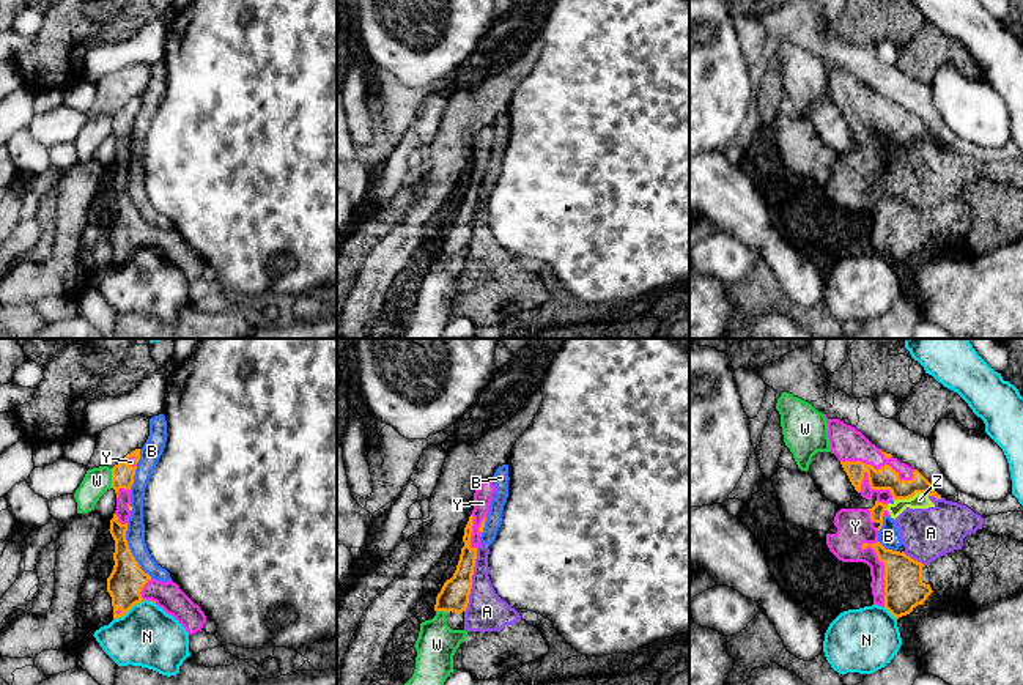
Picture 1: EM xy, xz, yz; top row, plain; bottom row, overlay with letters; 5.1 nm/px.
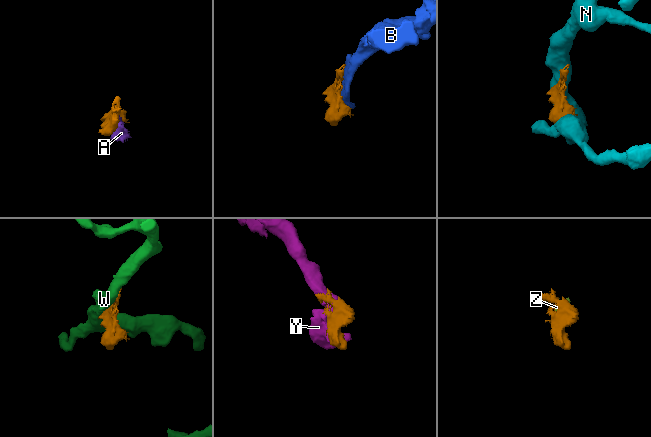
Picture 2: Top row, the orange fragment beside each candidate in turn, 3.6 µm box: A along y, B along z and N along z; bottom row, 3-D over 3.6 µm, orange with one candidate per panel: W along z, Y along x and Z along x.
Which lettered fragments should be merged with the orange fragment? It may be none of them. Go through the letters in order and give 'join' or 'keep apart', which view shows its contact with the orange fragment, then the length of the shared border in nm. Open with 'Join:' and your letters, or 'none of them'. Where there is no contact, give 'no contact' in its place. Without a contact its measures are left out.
Join: Y
A: keep apart; contact in xz; length 340 nm
B: keep apart; contact in xy; length 300 nm
N: keep apart; contact in xy; length 190 nm
W: keep apart; contact in xy; length 100 nm
Y: join; contact in yz; length 340 nm
Z: keep apart; contact in yz; length 190 nm

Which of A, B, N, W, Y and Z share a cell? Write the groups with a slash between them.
A B Z / N / W / Y

